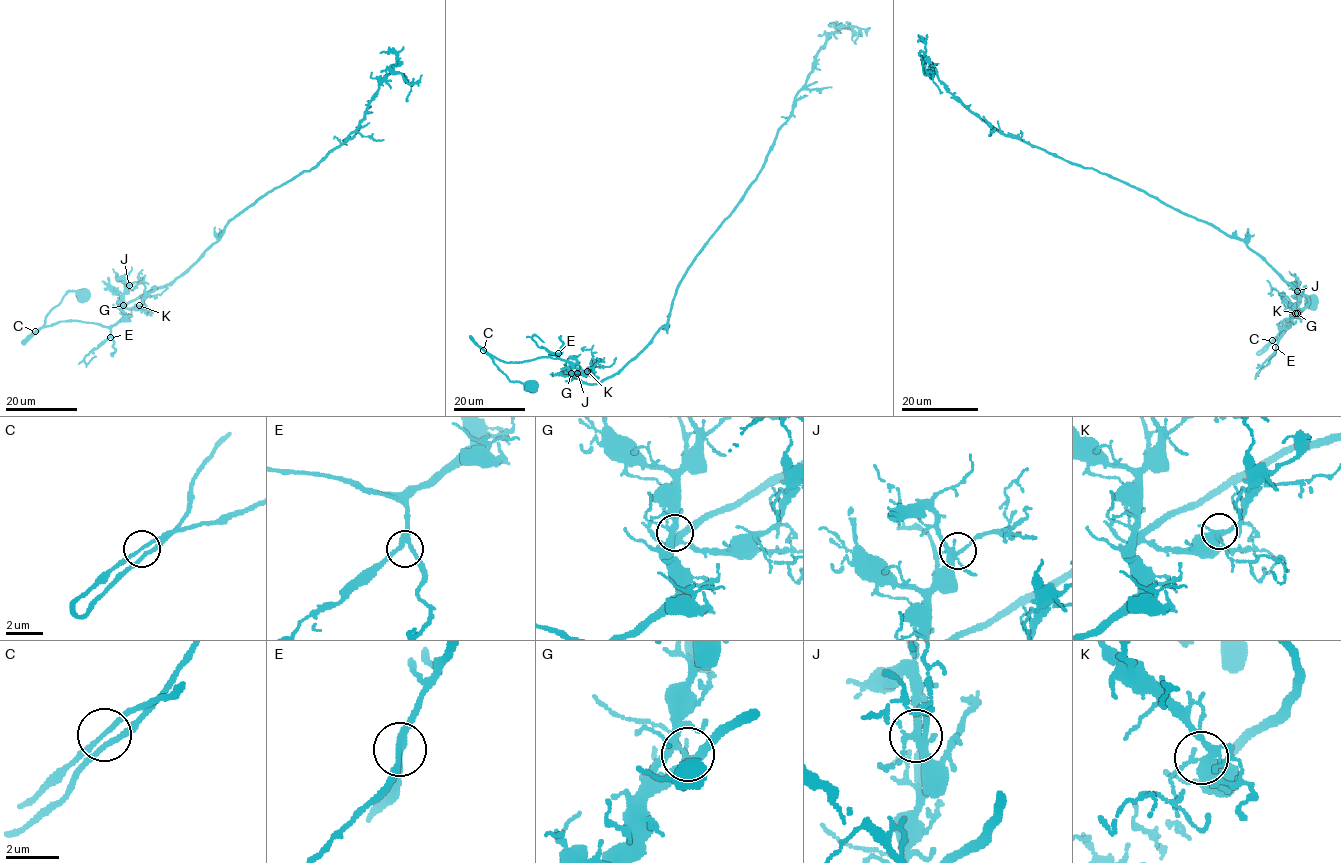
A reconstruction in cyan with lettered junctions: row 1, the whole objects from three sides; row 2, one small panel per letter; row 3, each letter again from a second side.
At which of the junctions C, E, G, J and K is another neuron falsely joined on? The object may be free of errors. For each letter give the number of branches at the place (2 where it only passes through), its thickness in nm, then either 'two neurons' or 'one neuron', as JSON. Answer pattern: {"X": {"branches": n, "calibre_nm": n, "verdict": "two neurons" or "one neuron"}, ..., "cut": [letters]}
{"C": {"branches": 2, "calibre_nm": 160, "verdict": "one neuron"}, "E": {"branches": 3, "calibre_nm": 200, "verdict": "one neuron"}, "G": {"branches": 6, "calibre_nm": 340, "verdict": "one neuron"}, "J": {"branches": 4, "calibre_nm": 280, "verdict": "one neuron"}, "K": {"branches": 4, "calibre_nm": 400, "verdict": "one neuron"}, "cut": []}

